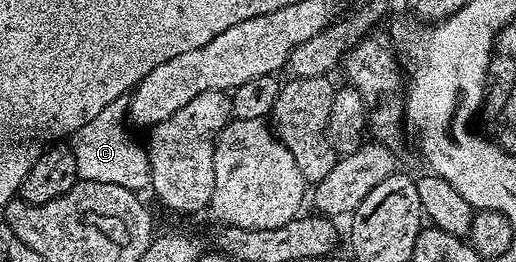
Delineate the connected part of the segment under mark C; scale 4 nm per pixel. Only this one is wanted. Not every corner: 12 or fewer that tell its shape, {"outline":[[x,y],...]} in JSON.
{"outline":[[114,101],[70,136],[80,179],[151,188],[147,150]]}

